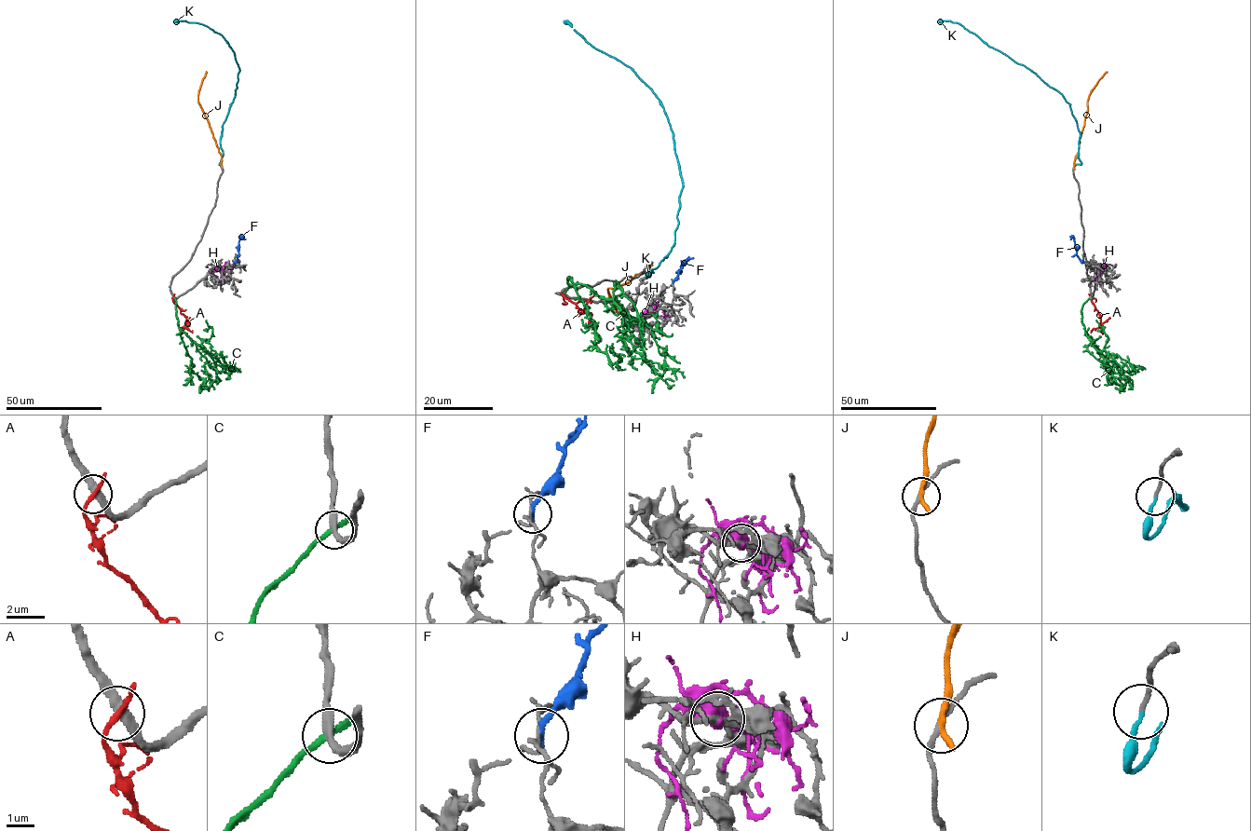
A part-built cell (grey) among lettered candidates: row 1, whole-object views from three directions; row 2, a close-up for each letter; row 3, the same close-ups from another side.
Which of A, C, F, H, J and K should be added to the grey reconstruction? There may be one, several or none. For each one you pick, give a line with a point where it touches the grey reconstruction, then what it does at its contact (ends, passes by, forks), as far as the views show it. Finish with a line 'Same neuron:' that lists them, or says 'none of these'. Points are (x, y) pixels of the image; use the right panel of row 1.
K: meets grey at (1077, 164); it ends there
Same neuron: K

